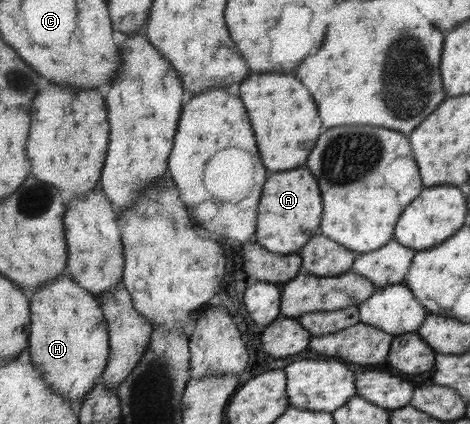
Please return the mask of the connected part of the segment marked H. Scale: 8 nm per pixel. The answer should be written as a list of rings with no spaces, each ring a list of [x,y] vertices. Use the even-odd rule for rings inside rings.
[[[62,274],[58,280],[38,288],[38,294],[32,296],[32,332],[28,352],[32,352],[32,360],[38,366],[44,366],[44,374],[48,385],[52,385],[58,393],[66,395],[77,408],[88,397],[88,393],[100,382],[103,372],[107,369],[111,356],[111,334],[108,321],[104,315],[102,302],[96,295],[82,287],[74,277]]]

